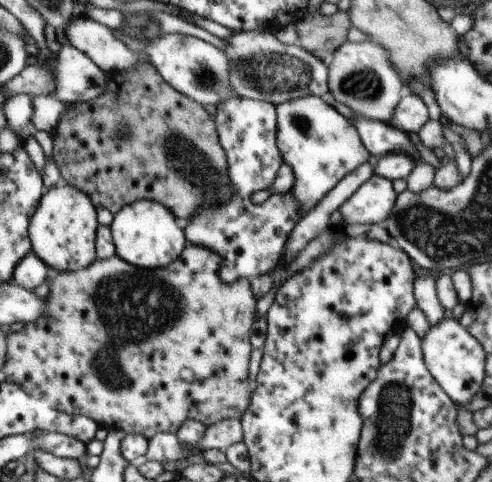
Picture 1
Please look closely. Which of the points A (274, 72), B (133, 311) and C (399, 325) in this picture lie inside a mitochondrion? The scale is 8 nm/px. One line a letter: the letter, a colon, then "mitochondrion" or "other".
A: mitochondrion
B: mitochondrion
C: other

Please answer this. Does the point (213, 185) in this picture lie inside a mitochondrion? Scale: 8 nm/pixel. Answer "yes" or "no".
yes

